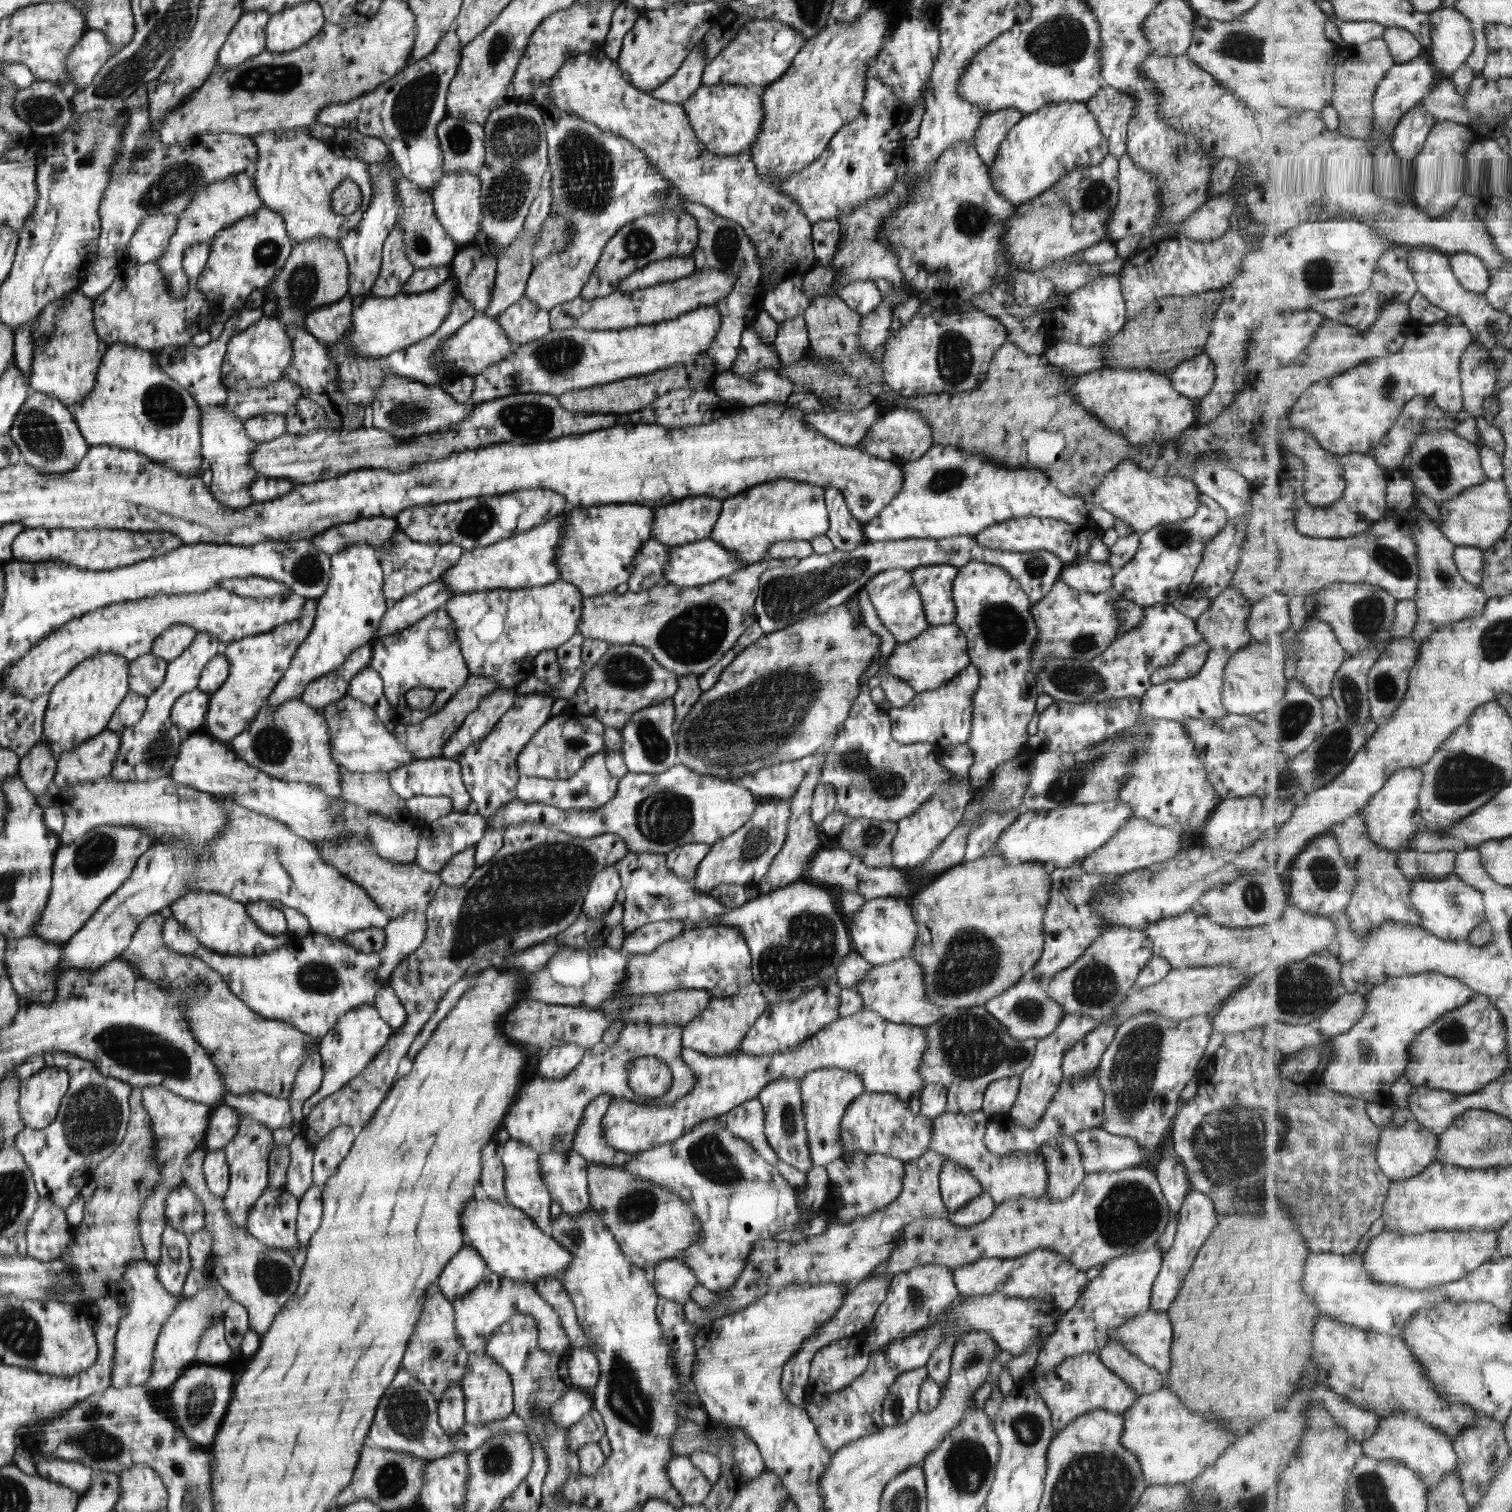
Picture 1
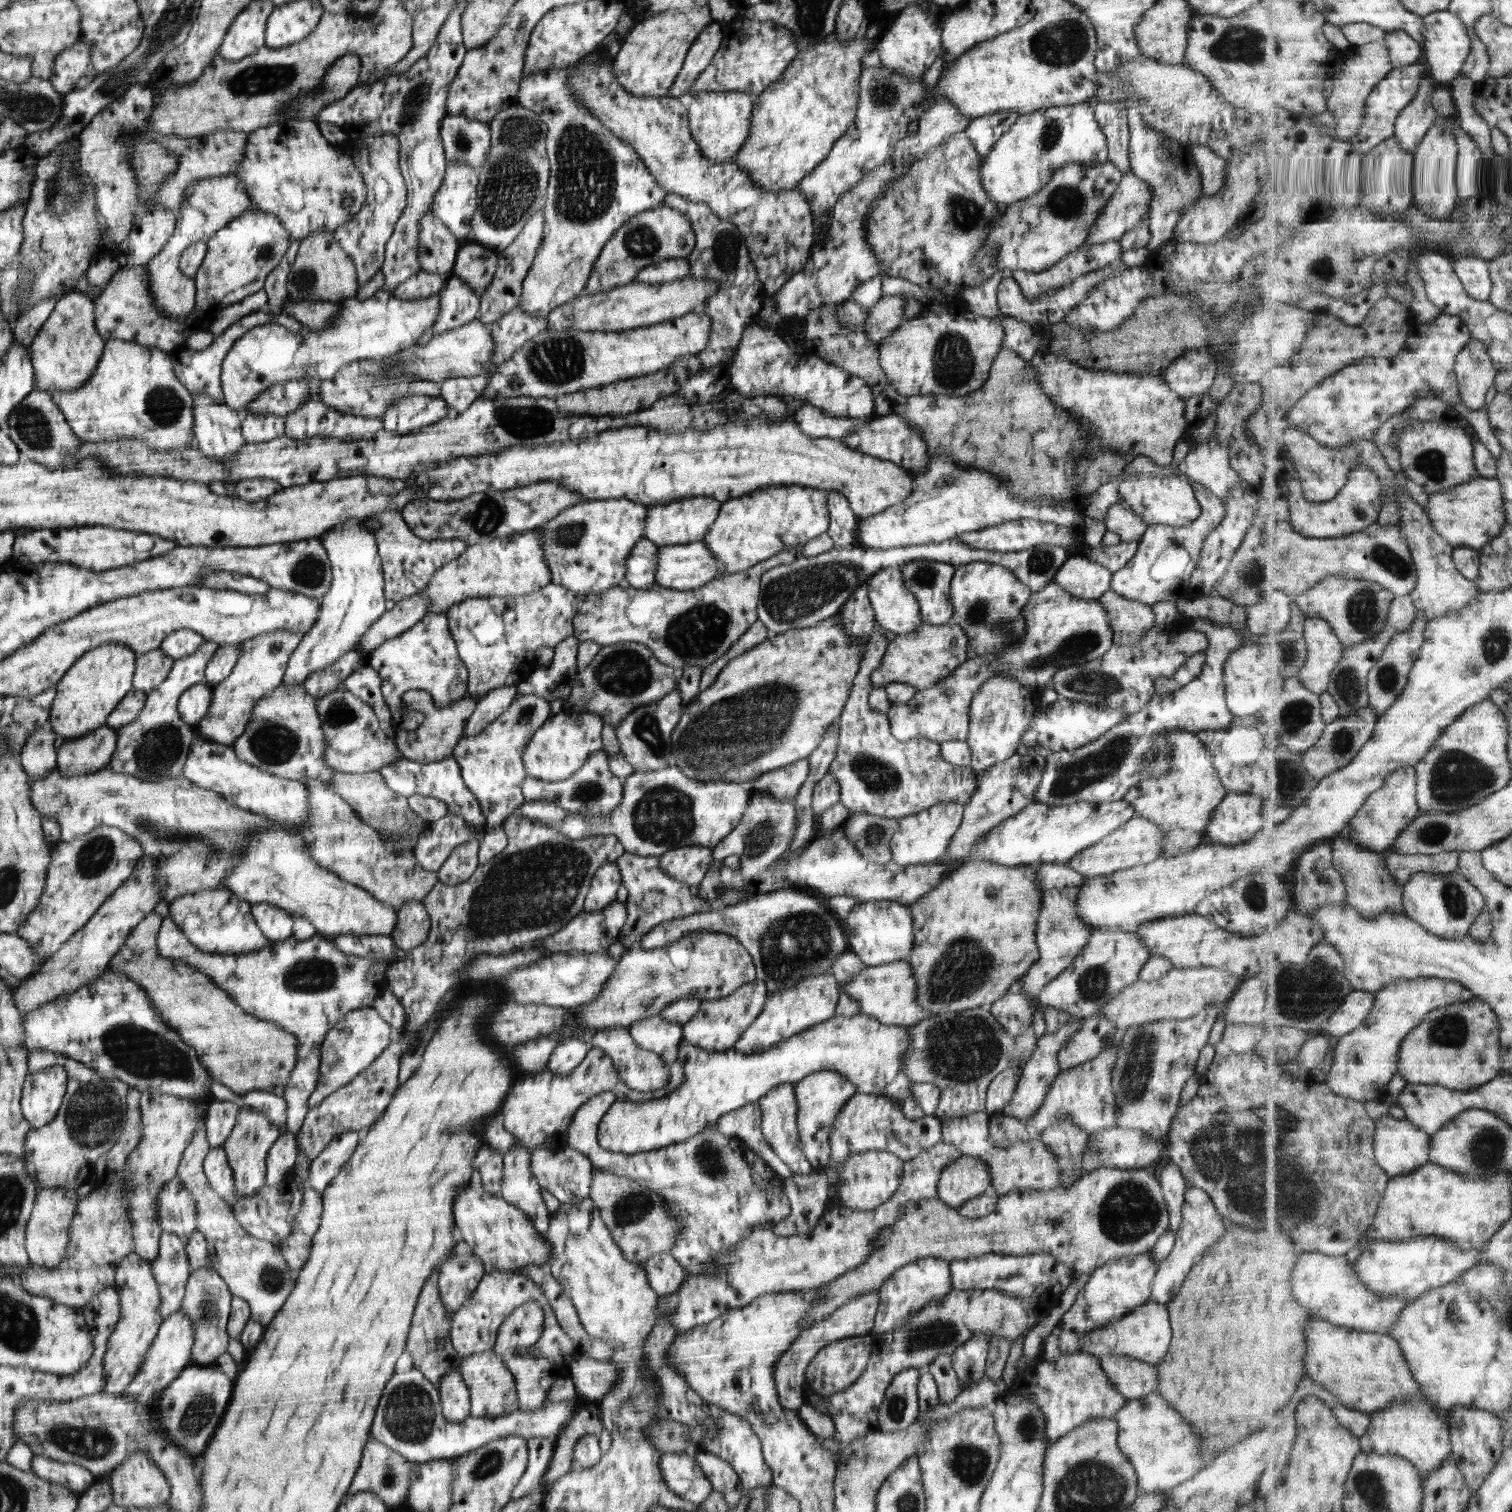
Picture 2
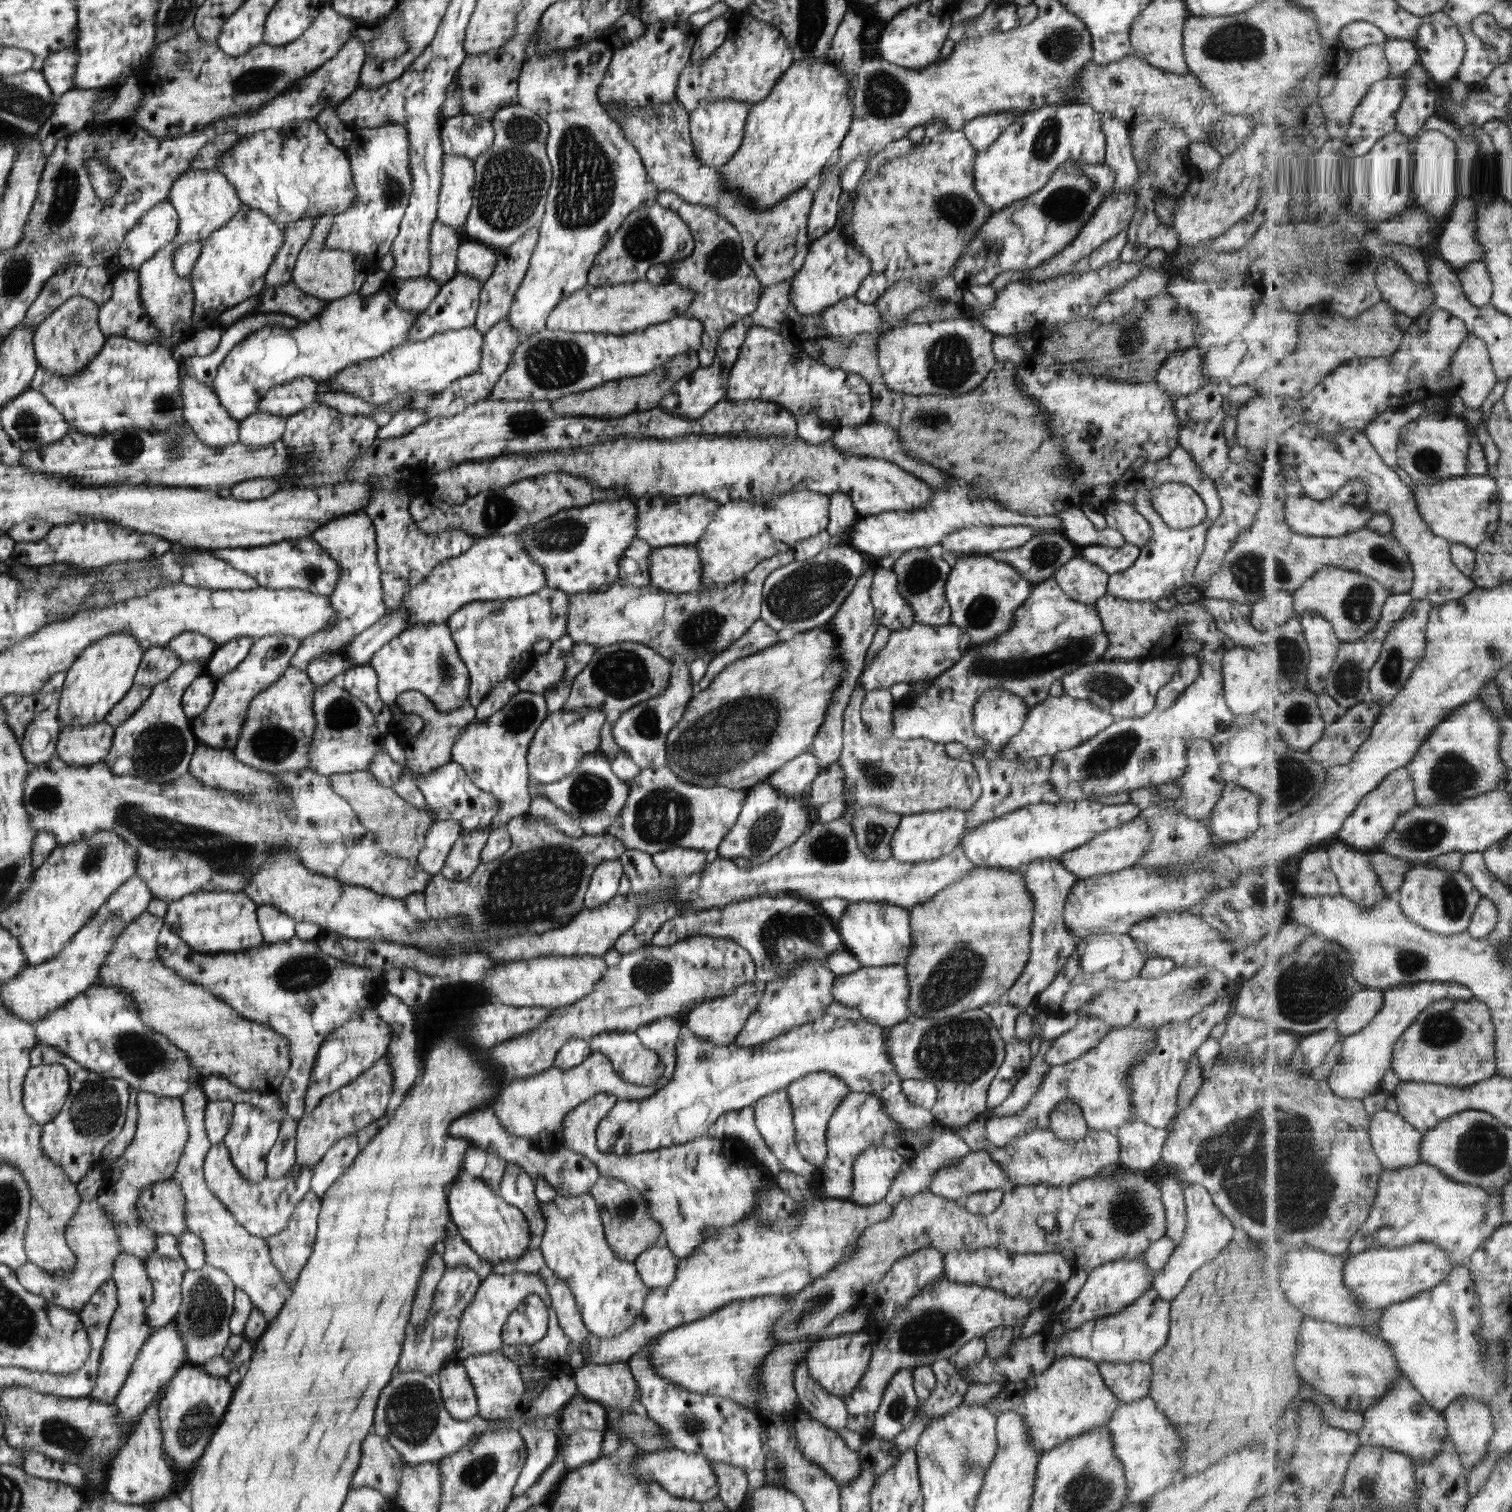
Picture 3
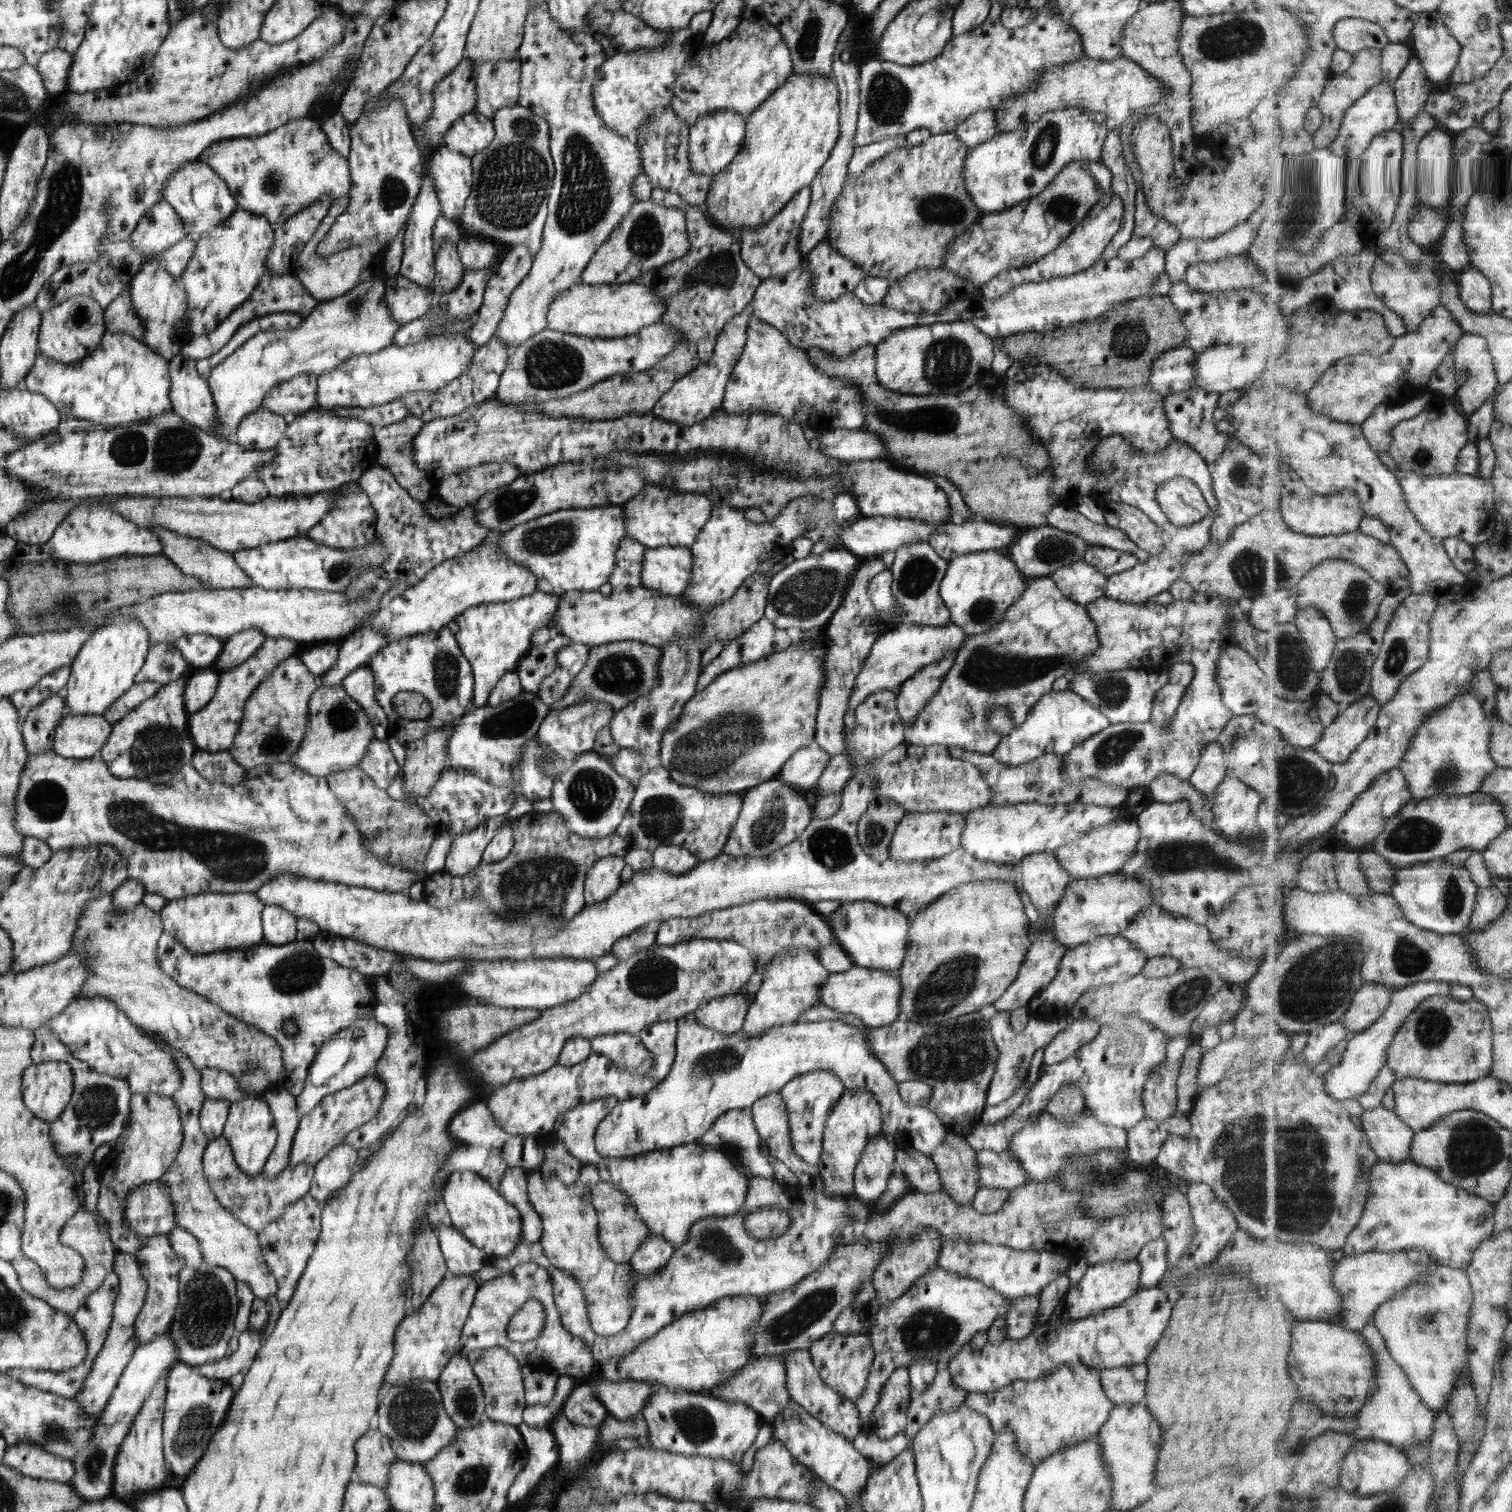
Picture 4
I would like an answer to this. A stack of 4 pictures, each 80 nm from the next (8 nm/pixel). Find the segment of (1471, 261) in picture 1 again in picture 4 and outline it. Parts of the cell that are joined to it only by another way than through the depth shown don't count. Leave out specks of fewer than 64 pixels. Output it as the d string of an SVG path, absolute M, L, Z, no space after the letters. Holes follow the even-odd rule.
M1477 266L1457 272L1457 280L1461 288L1461 298L1471 310L1487 313L1494 310L1494 284Z

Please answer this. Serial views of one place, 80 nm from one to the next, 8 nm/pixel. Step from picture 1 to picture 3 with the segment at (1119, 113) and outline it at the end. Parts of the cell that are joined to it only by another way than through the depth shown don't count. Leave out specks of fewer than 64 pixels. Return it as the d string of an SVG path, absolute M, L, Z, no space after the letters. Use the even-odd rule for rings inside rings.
M1101 113L1100 129L1104 134L1104 162L1114 172L1113 191L1128 191L1134 186L1137 167L1131 157L1126 122Z

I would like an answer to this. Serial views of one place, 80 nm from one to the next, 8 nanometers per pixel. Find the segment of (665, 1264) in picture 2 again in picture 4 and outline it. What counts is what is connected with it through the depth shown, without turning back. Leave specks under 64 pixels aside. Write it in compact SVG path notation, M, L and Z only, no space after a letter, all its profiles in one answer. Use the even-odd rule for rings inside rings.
M650 1233L631 1255L629 1266L638 1276L652 1276L665 1267L673 1250L662 1236Z

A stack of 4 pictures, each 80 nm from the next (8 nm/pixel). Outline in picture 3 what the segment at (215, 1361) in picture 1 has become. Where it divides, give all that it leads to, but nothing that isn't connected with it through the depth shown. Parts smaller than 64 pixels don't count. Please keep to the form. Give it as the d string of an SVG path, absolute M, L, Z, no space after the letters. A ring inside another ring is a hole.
M206 1264L199 1270L186 1269L183 1273L182 1299L173 1322L184 1340L187 1364L198 1366L223 1352L229 1338L231 1312L234 1312L233 1285L222 1270Z

